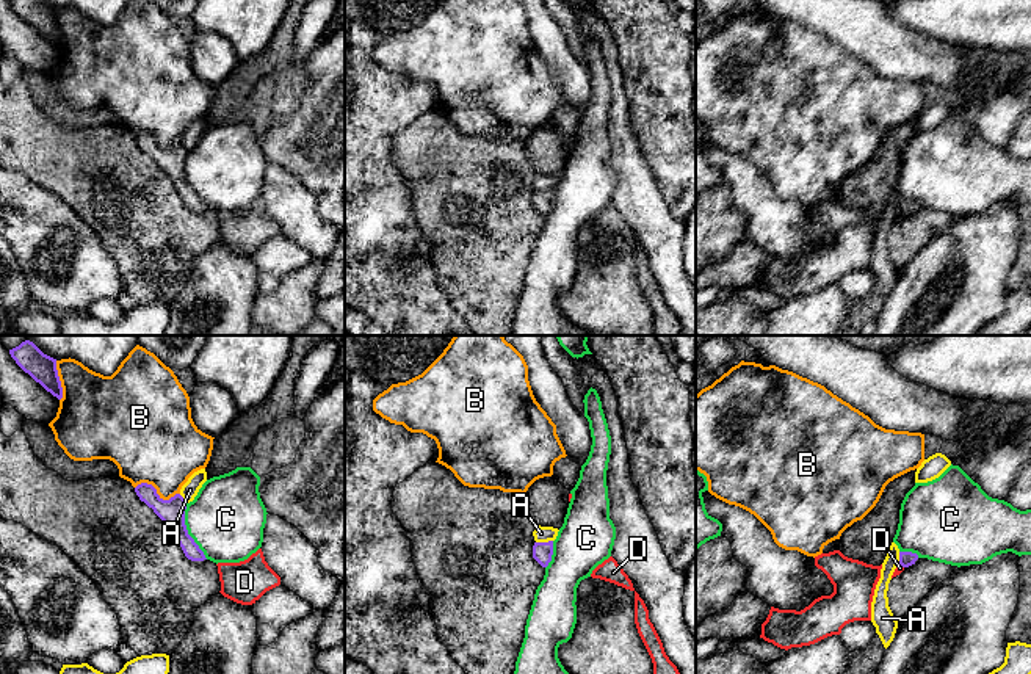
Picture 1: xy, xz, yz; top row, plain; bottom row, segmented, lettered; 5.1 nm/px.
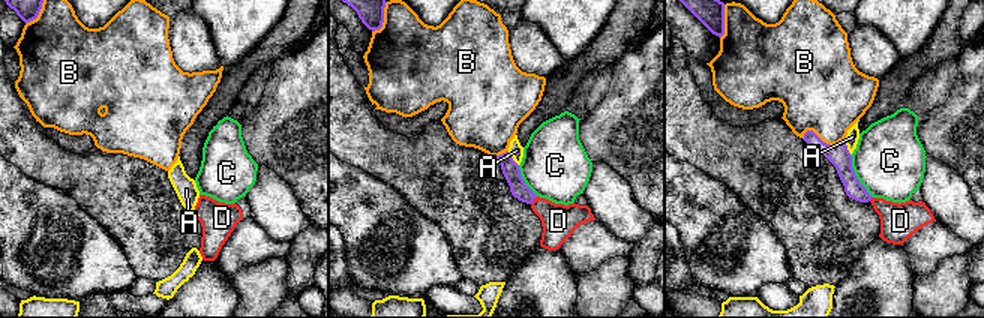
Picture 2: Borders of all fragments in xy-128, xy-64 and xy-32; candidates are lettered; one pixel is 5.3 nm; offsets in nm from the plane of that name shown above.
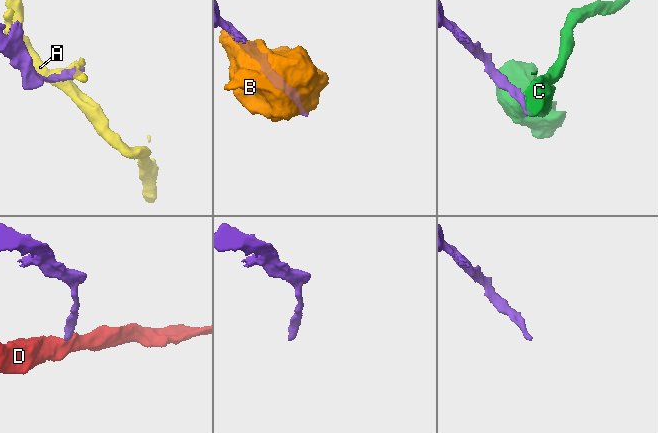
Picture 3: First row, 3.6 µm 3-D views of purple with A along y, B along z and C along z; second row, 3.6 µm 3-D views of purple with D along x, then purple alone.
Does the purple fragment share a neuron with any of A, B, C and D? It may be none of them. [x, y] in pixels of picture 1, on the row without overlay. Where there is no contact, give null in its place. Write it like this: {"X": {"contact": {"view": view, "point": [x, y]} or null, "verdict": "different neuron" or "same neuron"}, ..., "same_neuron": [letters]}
{"A": {"contact": {"view": "xz", "point": [544, 192]}, "verdict": "different neuron"}, "B": {"contact": {"view": "xy", "point": [155, 141]}, "verdict": "different neuron"}, "C": {"contact": {"view": "xy", "point": [187, 181]}, "verdict": "different neuron"}, "D": {"contact": {"view": "yz", "point": [901, 213]}, "verdict": "different neuron"}, "same_neuron": []}

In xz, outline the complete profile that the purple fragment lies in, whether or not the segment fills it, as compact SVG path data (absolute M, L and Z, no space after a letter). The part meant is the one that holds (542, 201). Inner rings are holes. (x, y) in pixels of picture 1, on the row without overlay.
M553 190L548 191L534 191L533 207L542 215L547 216L553 204Z

